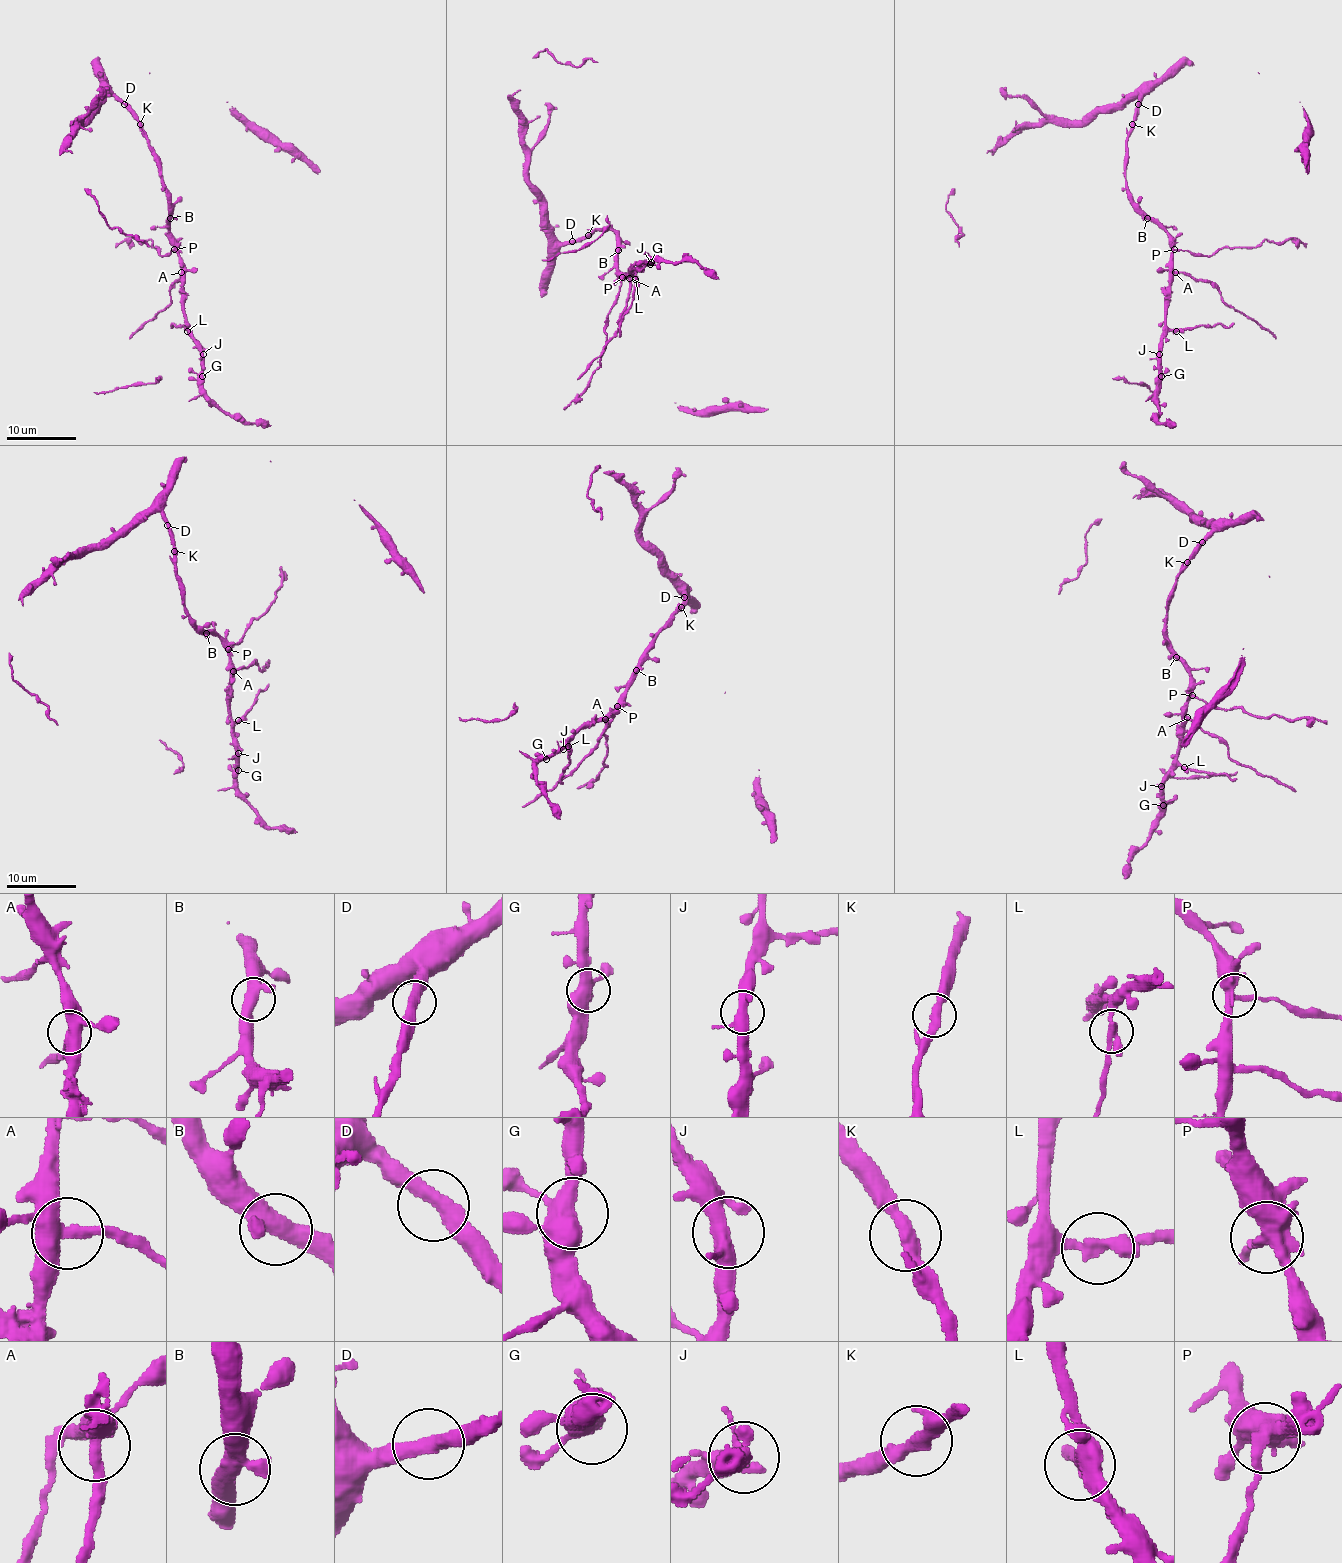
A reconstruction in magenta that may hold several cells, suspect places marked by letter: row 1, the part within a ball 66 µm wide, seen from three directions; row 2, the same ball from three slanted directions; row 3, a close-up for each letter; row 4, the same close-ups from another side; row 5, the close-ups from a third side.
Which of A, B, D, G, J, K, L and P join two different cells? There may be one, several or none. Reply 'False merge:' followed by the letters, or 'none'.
False merge: A, L, P

